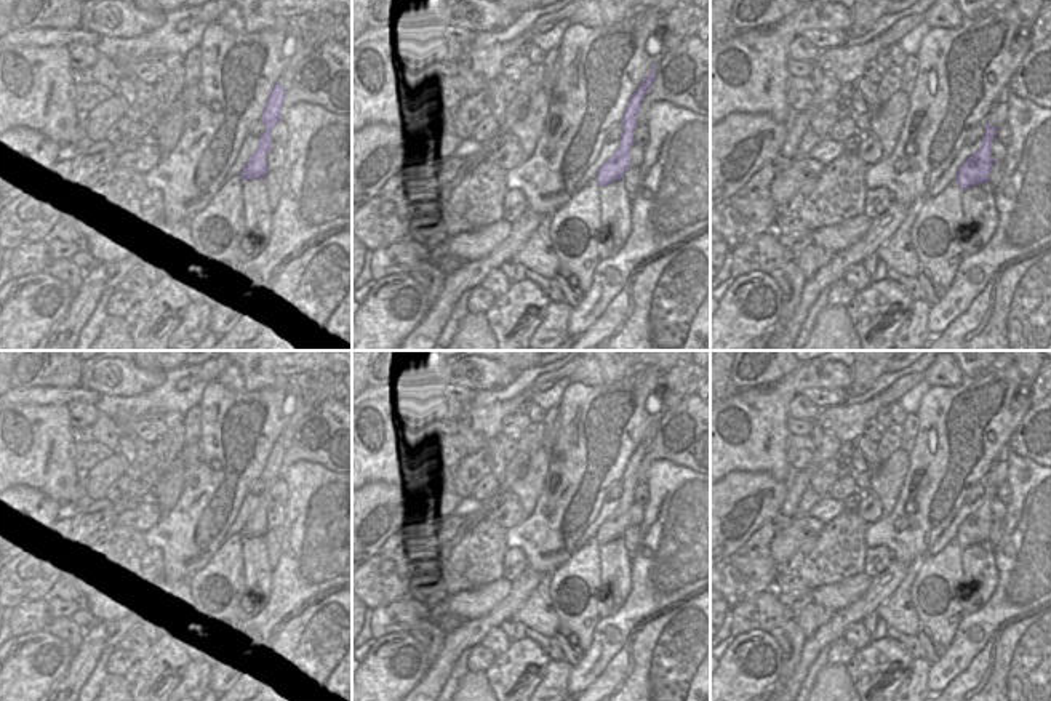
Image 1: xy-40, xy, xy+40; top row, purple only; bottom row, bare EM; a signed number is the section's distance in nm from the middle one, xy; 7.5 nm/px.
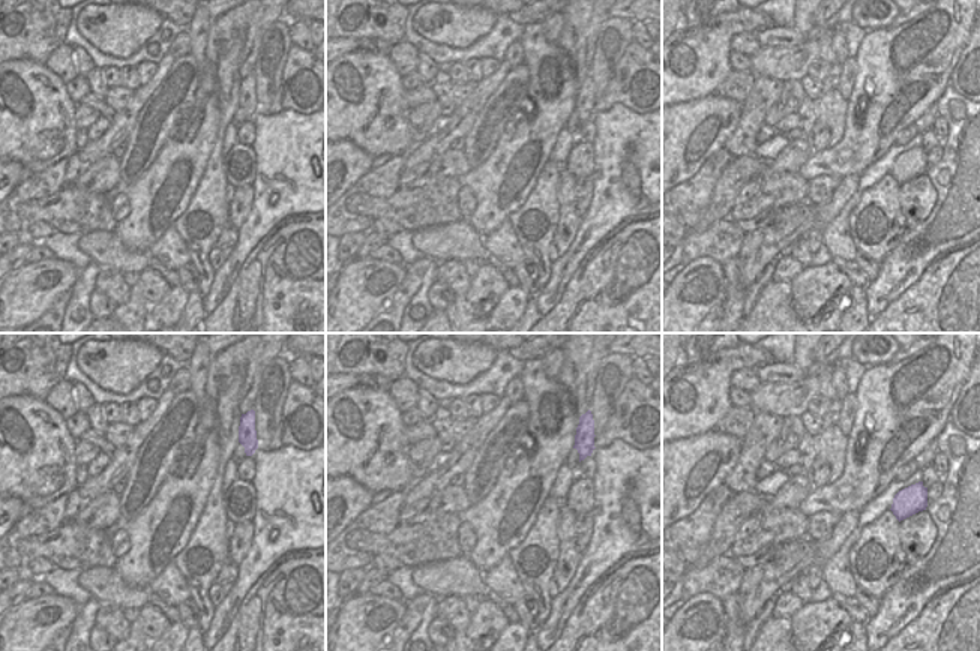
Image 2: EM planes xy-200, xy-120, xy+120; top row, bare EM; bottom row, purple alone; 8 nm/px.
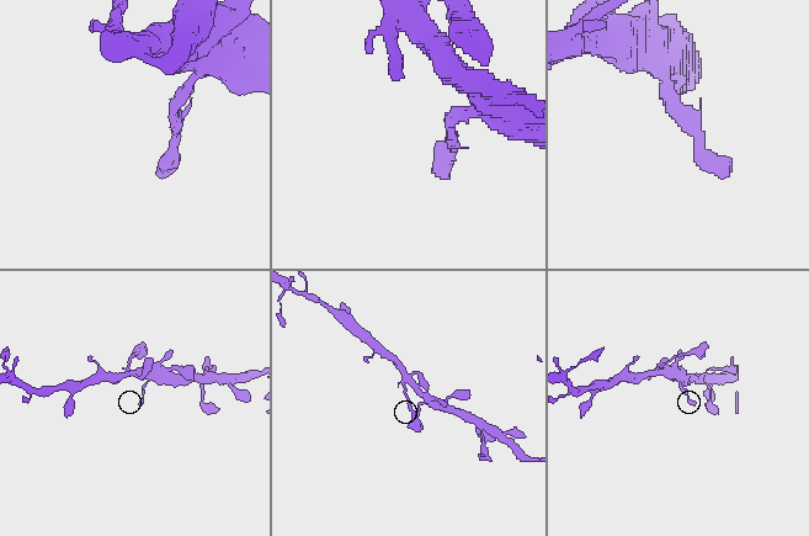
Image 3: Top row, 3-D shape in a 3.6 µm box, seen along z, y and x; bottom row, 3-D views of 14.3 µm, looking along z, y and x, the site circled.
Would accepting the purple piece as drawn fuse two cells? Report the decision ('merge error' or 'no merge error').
no merge error

